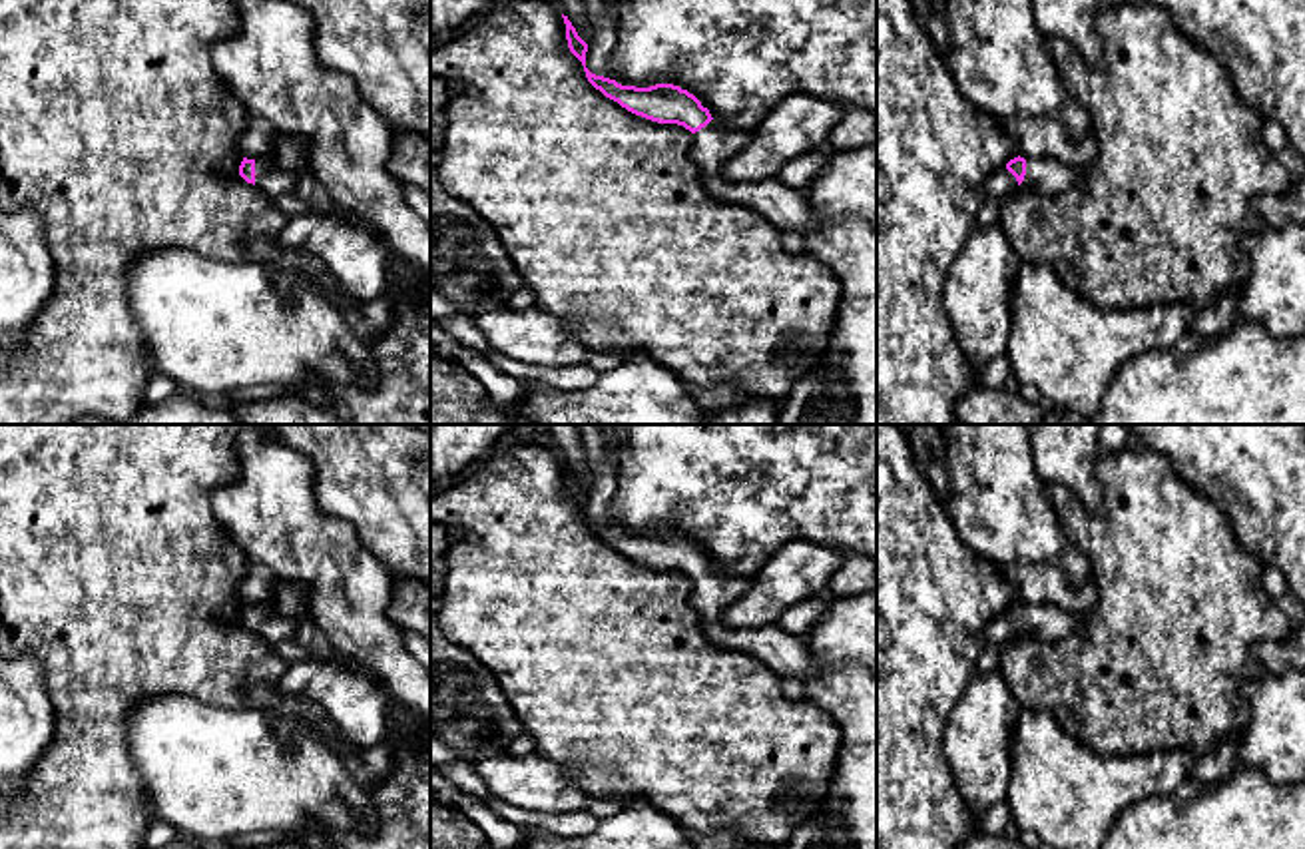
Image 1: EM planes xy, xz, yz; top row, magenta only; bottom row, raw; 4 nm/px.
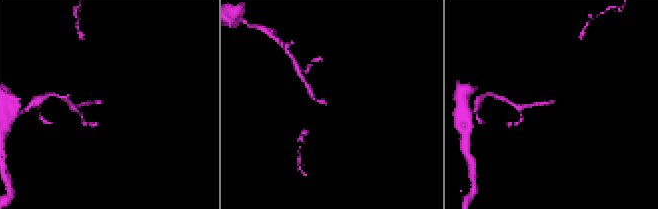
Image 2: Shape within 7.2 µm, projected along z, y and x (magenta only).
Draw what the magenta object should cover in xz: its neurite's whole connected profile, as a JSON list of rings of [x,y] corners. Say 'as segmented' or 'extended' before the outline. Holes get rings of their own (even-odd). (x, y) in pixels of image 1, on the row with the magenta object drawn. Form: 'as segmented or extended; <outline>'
extended; [[[562,14],[562,18],[568,48],[582,62],[586,78],[596,90],[636,116],[657,124],[677,124],[693,134],[689,157],[697,165],[711,197],[749,207],[779,231],[805,233],[813,227],[813,207],[803,191],[775,177],[757,181],[729,181],[723,177],[723,163],[747,145],[747,130],[735,130],[713,120],[709,110],[679,86],[655,84],[636,88],[592,74],[586,68],[588,44],[578,36],[568,16]]]

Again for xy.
extended; [[[269,155],[259,159],[243,157],[239,175],[271,199],[293,191],[299,177],[295,169],[277,165]]]

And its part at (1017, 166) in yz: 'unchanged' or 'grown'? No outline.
grown

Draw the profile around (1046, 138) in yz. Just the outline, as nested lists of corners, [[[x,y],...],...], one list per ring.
[[[1006,118],[998,124],[1016,140],[1018,155],[1046,155],[1074,167],[1086,167],[1098,153],[1092,134],[1072,142],[1062,126],[1050,120]]]

